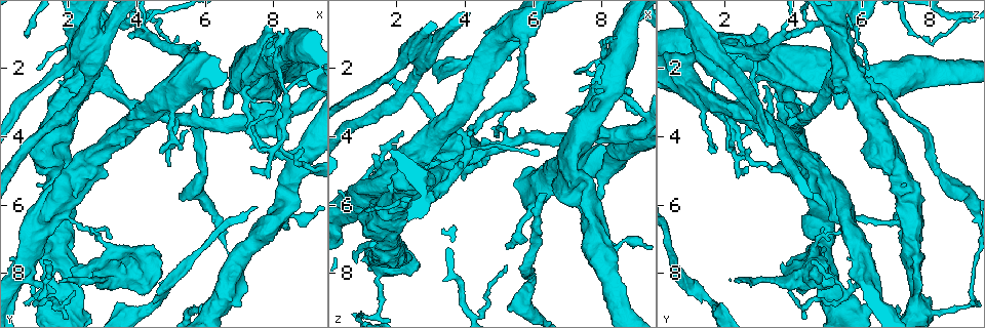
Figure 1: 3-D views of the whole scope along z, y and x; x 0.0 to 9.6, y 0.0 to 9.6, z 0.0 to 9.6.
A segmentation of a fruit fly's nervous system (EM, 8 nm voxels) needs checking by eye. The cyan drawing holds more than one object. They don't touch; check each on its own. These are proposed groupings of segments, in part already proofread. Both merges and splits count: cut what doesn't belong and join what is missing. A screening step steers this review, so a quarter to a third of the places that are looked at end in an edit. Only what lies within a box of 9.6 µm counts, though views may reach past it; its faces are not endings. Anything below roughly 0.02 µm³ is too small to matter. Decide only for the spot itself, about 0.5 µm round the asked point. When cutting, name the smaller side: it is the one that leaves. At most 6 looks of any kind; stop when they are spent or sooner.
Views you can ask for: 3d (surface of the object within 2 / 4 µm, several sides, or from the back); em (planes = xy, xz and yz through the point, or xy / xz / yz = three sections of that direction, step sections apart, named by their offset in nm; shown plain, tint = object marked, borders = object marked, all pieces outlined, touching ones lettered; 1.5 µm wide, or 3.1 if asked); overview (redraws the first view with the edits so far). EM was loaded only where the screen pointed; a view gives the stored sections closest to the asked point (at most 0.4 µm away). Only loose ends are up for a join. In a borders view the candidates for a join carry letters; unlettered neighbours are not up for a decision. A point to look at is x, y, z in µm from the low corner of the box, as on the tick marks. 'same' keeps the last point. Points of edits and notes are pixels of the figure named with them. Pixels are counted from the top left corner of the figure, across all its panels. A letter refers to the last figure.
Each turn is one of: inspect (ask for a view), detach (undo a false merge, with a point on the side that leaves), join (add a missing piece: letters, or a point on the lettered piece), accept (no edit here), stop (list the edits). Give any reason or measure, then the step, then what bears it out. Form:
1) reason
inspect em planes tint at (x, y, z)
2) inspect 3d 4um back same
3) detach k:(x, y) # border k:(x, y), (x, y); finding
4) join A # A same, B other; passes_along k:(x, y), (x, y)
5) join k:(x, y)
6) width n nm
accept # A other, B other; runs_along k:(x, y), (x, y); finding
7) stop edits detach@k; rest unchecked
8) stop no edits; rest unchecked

tapers out
inspect em planes borders at (1.10, 2.10, 6.25)

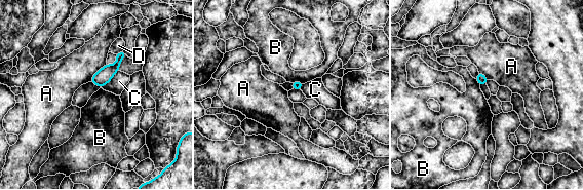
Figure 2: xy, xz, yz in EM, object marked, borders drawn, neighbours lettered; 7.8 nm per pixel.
accept # A other, B other, C other, D other; border 2:(118, 70), (102, 87); none of them fits

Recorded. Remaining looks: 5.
calibre changes
inspect 3d 2um at (2.95, 7.00, 4.75)

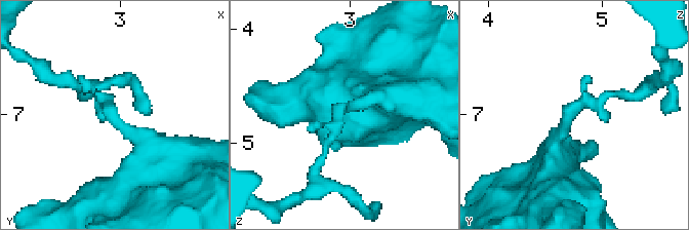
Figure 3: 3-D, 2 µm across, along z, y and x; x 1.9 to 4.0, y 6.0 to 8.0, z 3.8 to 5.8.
inspect em planes plain at (3.02, 7.10, 4.68)

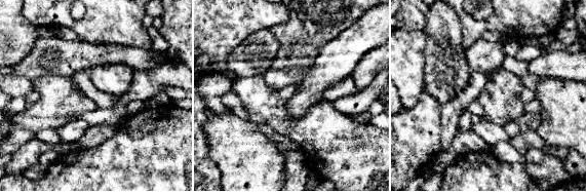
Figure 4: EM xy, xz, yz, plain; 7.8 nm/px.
inspect em planes borders same

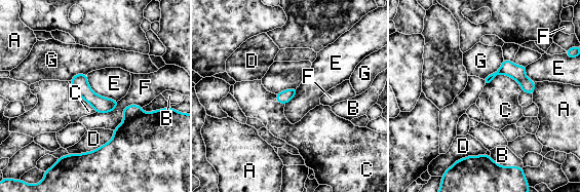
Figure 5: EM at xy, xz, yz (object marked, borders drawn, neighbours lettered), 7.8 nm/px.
width 100 nm
detach 5:(145, 147) # A other, B other, C other, D other, E other, F other, G other; border 5:(143, 112), (124, 120); two neurons meet here

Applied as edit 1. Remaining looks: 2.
stop edits detach@5; rest unchecked

